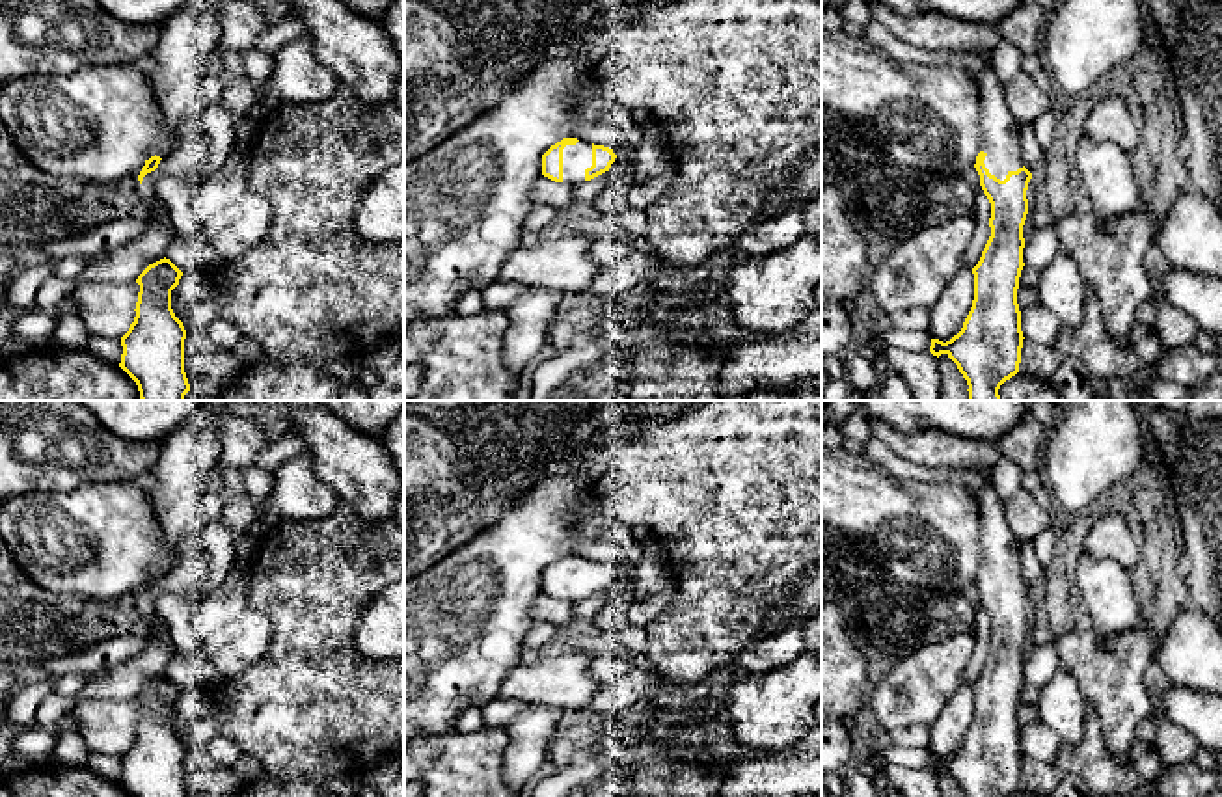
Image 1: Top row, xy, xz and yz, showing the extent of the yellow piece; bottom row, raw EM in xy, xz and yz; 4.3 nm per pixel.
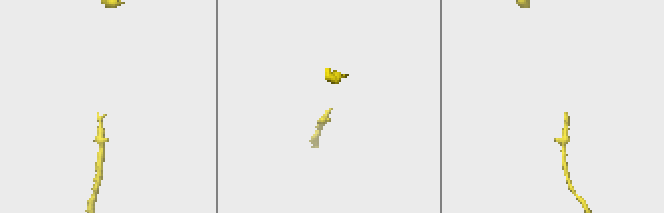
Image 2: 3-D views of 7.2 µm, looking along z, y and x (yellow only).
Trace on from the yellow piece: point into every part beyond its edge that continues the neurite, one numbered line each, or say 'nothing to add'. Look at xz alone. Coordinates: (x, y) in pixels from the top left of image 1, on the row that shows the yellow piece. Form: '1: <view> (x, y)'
1: xz (576, 159)

